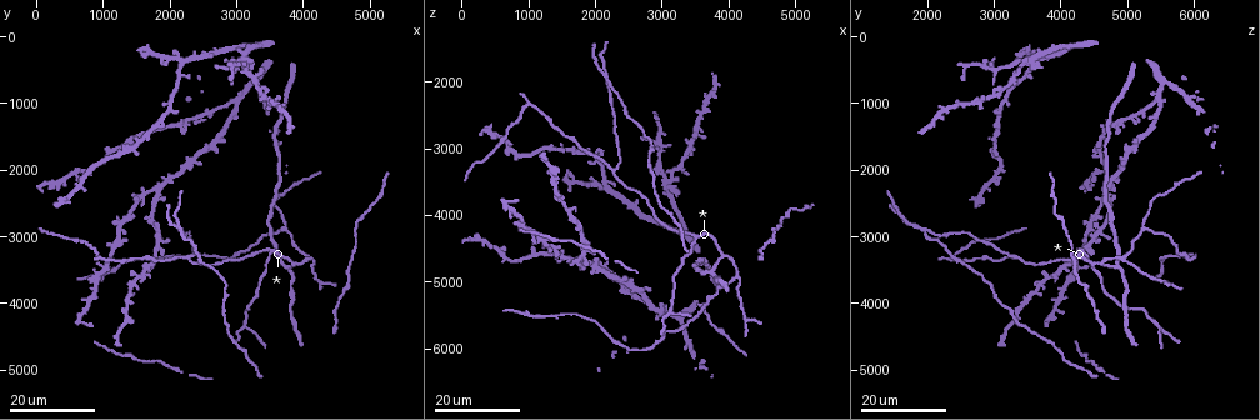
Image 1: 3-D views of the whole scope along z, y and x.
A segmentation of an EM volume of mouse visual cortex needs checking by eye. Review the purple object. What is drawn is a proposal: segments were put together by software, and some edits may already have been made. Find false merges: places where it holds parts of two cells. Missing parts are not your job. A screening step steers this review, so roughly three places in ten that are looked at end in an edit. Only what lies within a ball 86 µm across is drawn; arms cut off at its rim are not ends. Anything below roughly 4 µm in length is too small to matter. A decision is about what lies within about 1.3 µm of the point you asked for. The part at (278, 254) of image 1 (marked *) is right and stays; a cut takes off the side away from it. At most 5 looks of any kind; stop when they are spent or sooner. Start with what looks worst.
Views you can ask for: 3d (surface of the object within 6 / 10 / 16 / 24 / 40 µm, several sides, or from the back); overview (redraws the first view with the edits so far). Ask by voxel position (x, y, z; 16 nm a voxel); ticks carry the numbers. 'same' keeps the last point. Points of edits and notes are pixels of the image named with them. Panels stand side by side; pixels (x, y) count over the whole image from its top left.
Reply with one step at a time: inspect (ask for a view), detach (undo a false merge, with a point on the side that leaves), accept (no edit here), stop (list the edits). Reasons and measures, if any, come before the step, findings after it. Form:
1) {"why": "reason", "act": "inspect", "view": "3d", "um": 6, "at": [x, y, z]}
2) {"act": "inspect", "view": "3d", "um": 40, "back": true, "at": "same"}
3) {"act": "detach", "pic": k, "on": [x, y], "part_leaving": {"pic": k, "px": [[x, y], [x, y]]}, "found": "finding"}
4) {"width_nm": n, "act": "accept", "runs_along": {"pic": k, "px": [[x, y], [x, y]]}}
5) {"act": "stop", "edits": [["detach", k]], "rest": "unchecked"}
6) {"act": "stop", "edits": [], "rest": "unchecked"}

{"why": "branch point", "act": "inspect", "view": "3d", "um": 24, "at": [3900, 3400, 4600]}

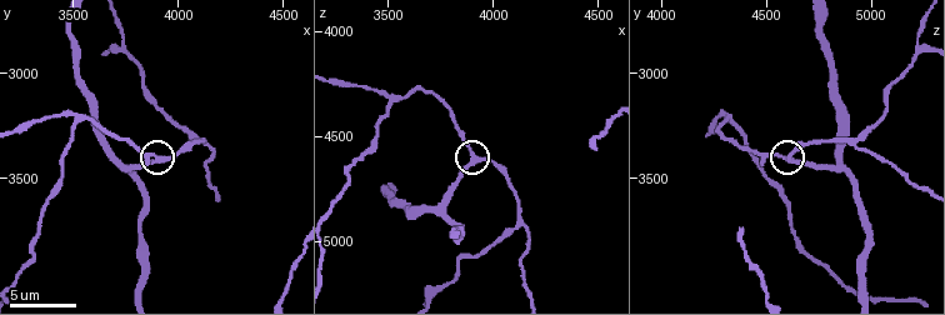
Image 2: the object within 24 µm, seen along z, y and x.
{"act": "inspect", "view": "3d", "um": 6, "at": [3920, 3410, 4620]}

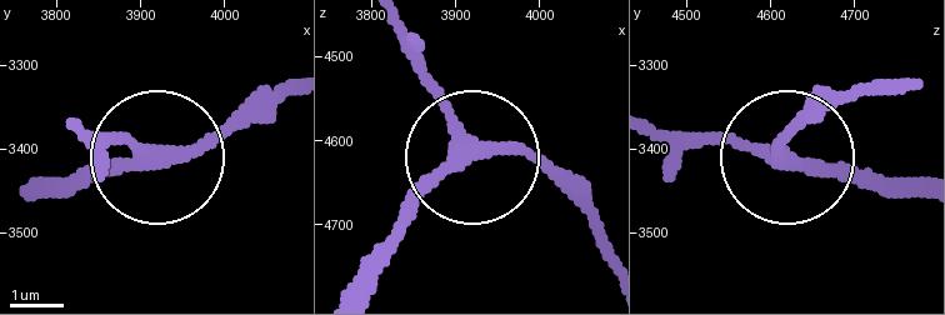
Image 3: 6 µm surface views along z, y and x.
{"act": "inspect", "view": "3d", "um": 6, "back": true, "at": [3925, 3405, 4610]}

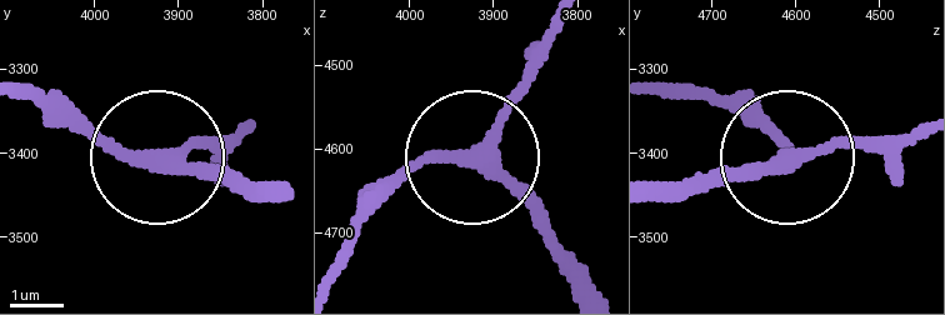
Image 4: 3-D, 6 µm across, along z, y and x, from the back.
{"arms": 3, "act": "accept", "runs_along": {"pic": 4, "px": [[559, 28], [483, 149], [366, 189]]}, "found": "all the same cell"}

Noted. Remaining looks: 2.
{"act": "inspect", "view": "3d", "um": 16, "at": [3150, 4350, 5450]}

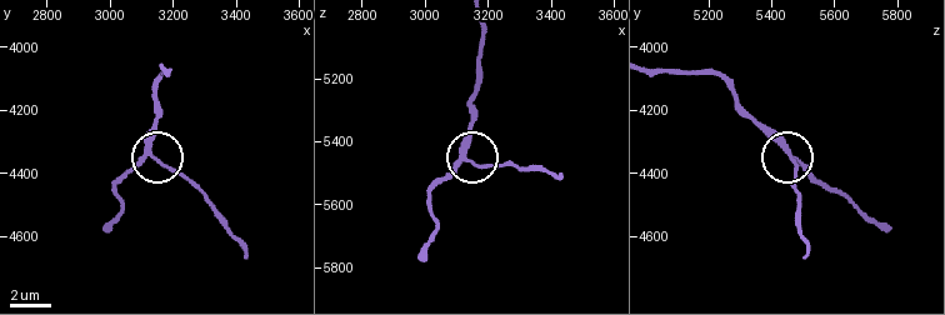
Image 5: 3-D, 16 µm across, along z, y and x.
{"why": "closer look", "act": "inspect", "view": "3d", "um": 6, "at": [3120, 4340, 5460]}

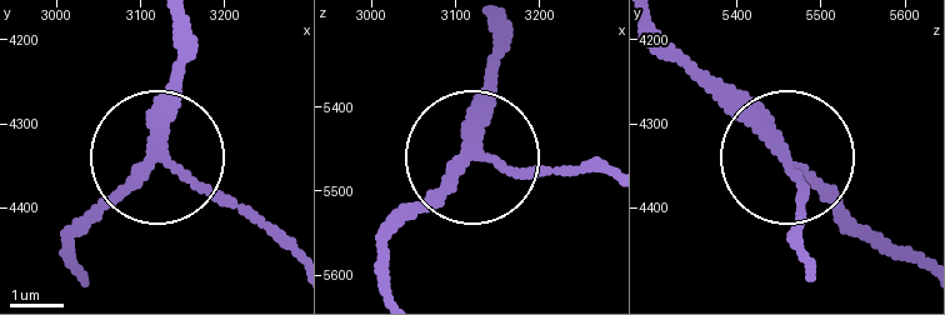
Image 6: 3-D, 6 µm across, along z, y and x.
{"width_nm": 220, "act": "accept", "runs_along": {"pic": 6, "px": [[493, 26], [483, 134], [389, 236]]}, "found": "continuous, no second cell"}

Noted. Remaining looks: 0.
{"act": "stop", "edits": [], "rest": "unchecked"}

